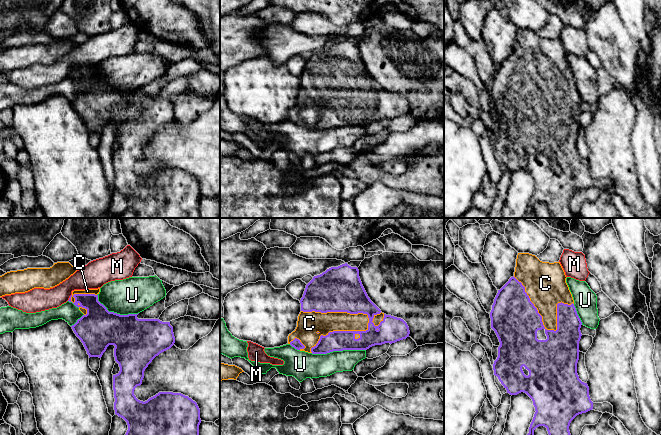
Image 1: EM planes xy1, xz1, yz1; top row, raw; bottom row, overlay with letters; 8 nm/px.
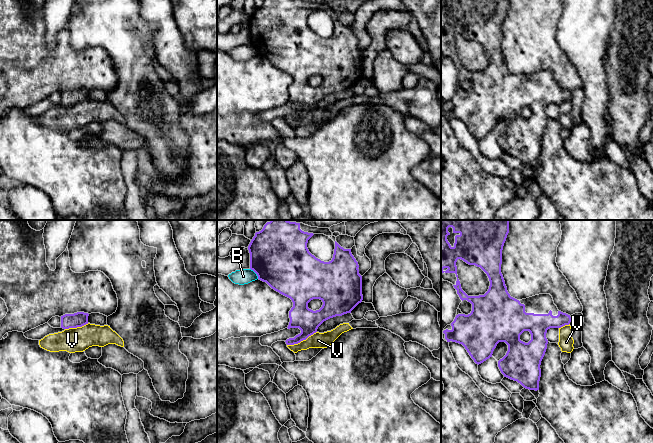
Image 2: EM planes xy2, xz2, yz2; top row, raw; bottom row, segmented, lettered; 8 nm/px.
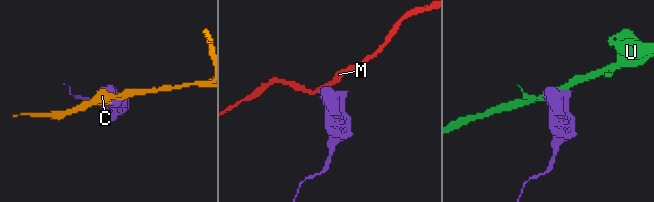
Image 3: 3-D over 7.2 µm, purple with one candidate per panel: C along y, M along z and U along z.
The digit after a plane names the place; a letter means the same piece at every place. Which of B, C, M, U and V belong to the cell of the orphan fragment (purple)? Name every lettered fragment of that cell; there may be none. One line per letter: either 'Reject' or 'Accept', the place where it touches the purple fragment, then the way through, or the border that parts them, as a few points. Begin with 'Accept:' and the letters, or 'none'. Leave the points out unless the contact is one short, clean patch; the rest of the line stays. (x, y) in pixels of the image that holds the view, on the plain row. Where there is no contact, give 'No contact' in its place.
Accept: C
B: Reject. Touches purple at xz2 (255, 48). Boundary: xz2 (250, 44), (258, 54)
C: Accept. Touches purple at xz1 (342, 107)
M: Reject. Touches purple at xy1 (70, 73). Boundary: xy1 (71, 70), (67, 76)
U: Reject. Touches purple at xz1 (338, 126)
V: Reject. Touches purple at xz2 (301, 116). Boundary: xz2 (316, 107), (297, 119), (287, 121)

